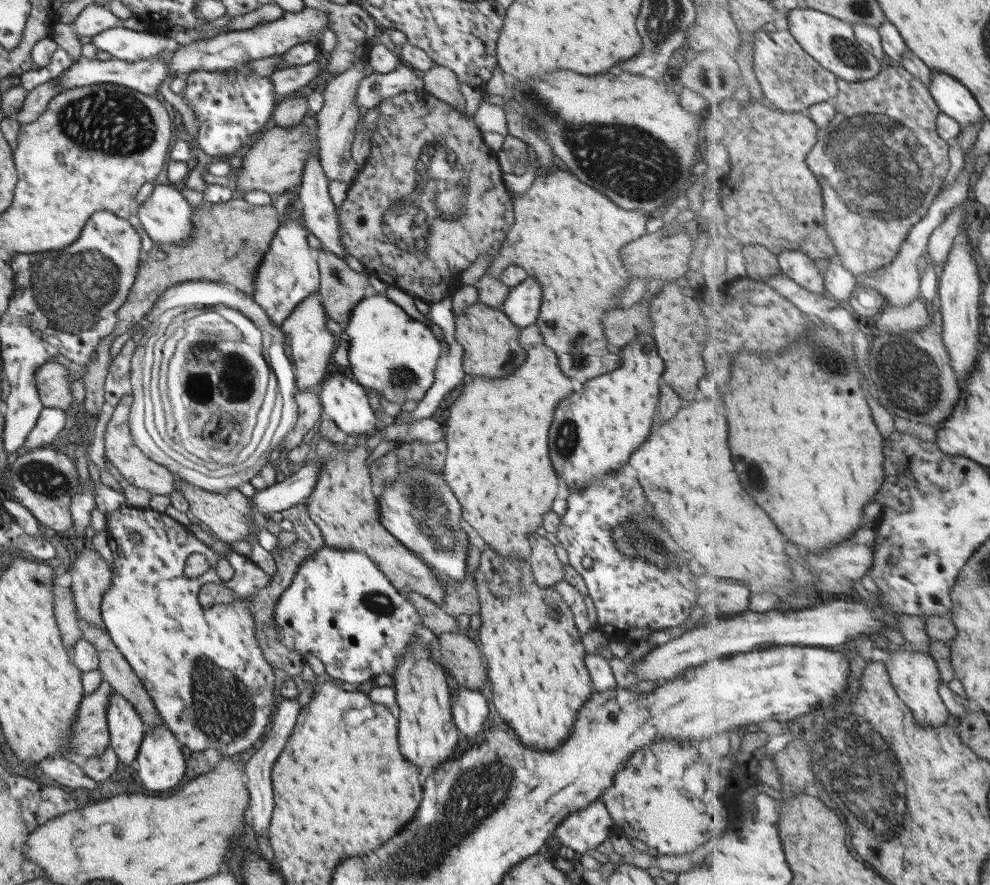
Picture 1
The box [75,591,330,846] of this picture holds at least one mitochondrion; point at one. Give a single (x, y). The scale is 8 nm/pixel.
(222, 707)

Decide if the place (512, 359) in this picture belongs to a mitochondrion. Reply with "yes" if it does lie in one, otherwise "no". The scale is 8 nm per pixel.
yes

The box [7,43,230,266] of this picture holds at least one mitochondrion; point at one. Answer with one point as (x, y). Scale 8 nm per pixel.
(108, 122)

